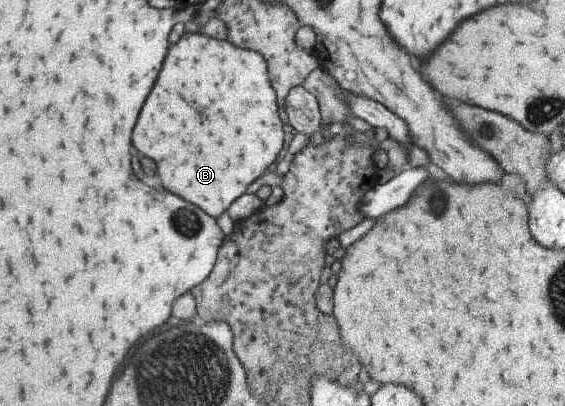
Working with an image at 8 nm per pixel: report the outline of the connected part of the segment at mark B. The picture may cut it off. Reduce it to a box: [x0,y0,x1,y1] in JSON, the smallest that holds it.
[131,33,283,218]

